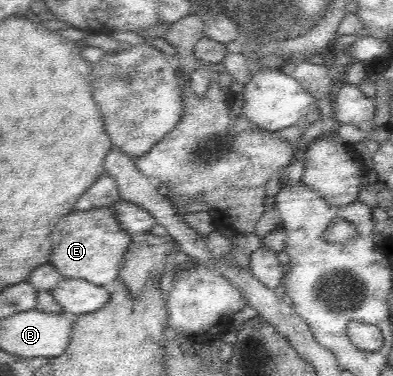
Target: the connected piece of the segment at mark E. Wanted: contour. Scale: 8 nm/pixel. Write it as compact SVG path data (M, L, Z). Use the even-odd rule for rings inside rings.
M96 207L88 211L72 211L62 217L52 231L52 251L50 261L62 278L85 279L95 286L110 287L118 278L122 259L131 242L131 234L126 233L118 221L112 207Z

